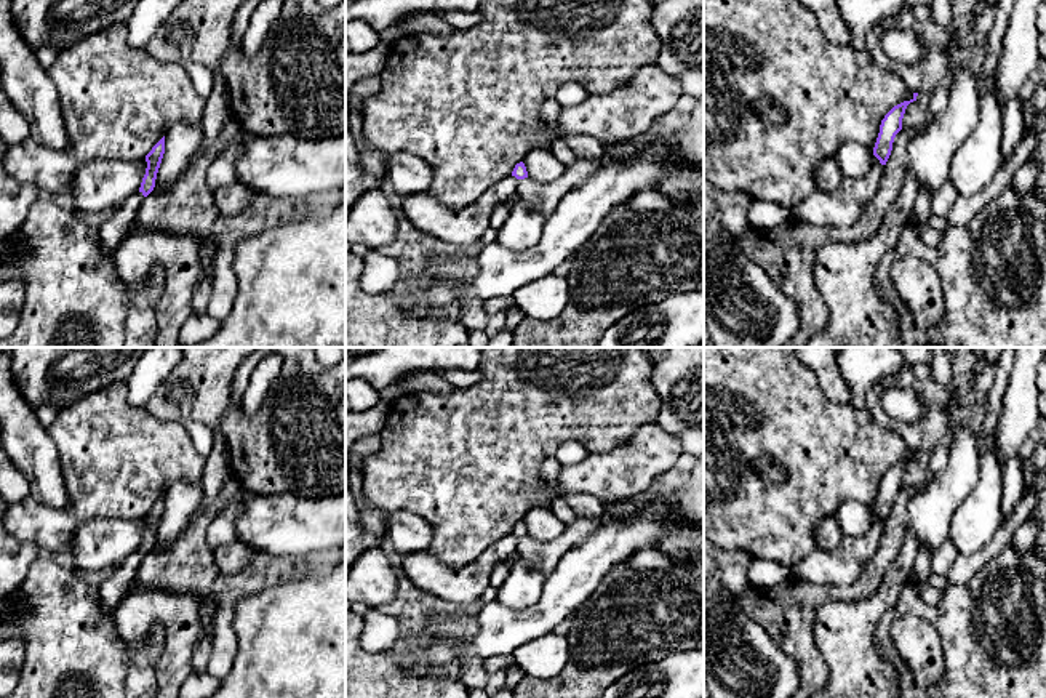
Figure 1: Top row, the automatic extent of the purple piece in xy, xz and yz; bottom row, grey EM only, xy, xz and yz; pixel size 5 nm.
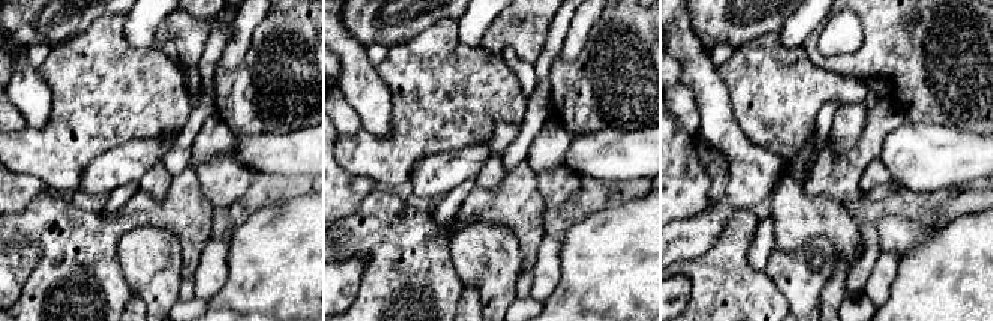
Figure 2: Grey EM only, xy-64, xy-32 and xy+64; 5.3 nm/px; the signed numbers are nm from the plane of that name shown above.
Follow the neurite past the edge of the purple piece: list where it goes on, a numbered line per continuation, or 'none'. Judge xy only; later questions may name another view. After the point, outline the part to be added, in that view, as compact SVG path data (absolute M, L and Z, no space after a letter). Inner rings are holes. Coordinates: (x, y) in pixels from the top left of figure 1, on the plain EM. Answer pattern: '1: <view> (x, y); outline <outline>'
1: xy (112, 589); outline M134 551L125 562L114 568L112 575L98 588L101 610L110 613L126 592L126 581L134 576L144 559L142 551Z

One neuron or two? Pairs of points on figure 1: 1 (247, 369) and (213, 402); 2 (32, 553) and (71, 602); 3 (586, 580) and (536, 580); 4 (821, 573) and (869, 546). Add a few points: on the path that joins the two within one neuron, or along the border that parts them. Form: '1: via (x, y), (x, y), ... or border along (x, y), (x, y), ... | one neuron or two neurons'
1: border along (242, 364), (232, 383), (232, 405) | two neurons
2: border along (40, 553), (26, 580), (16, 589) | two neurons
3: border along (547, 577), (541, 597), (522, 610) | two neurons
4: via (832, 567), (842, 567), (858, 551) | one neuron

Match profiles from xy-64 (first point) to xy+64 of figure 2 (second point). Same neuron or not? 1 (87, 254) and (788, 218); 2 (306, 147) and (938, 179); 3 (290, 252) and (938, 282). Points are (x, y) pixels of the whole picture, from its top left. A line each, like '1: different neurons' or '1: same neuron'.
1: different neurons
2: same neuron
3: same neuron

